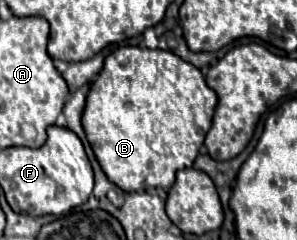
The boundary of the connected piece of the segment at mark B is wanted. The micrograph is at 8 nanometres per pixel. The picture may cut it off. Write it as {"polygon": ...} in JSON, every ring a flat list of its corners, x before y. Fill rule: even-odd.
{"polygon":[[120,46,106,56,104,68,90,86,82,112,82,126,106,178,120,190,168,190,174,184,174,174,192,166,194,158,198,156,204,136,210,130,216,102,218,98,214,90,208,88,202,72,190,62,184,62,176,54,160,48,150,50,140,46]]}

